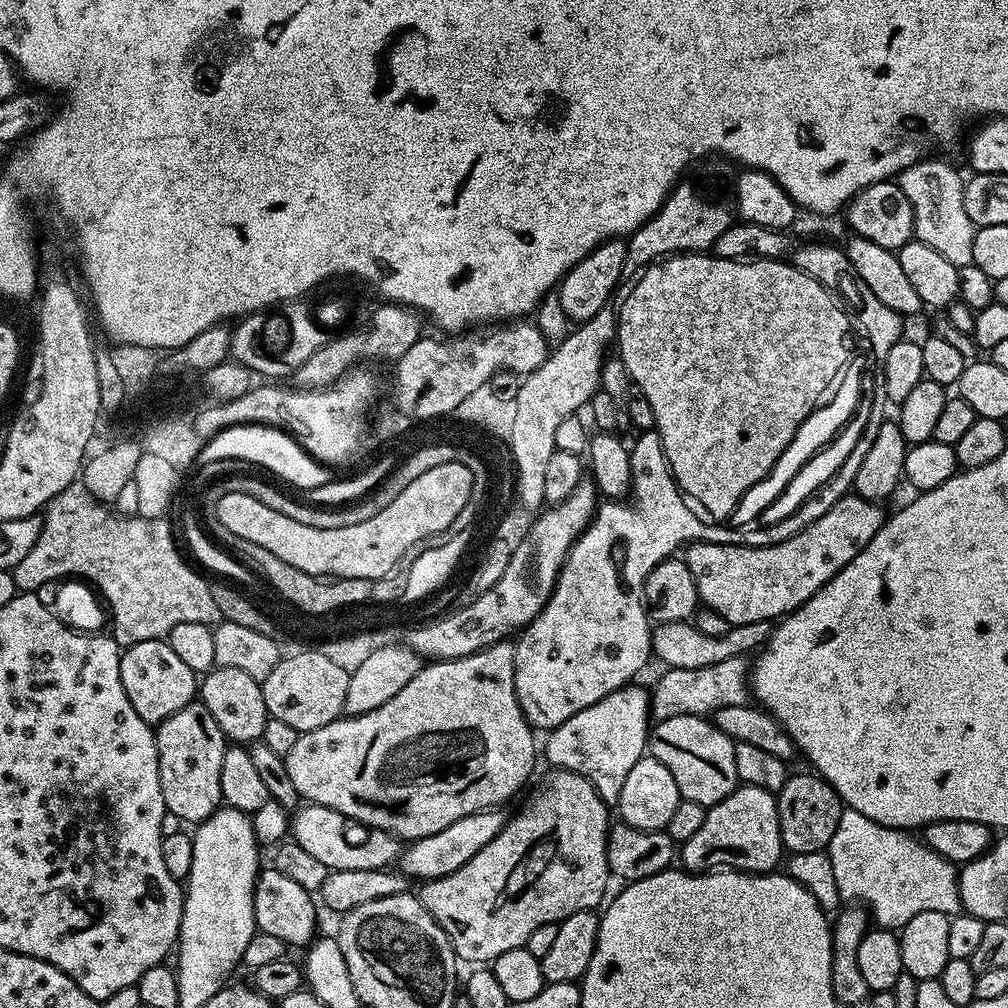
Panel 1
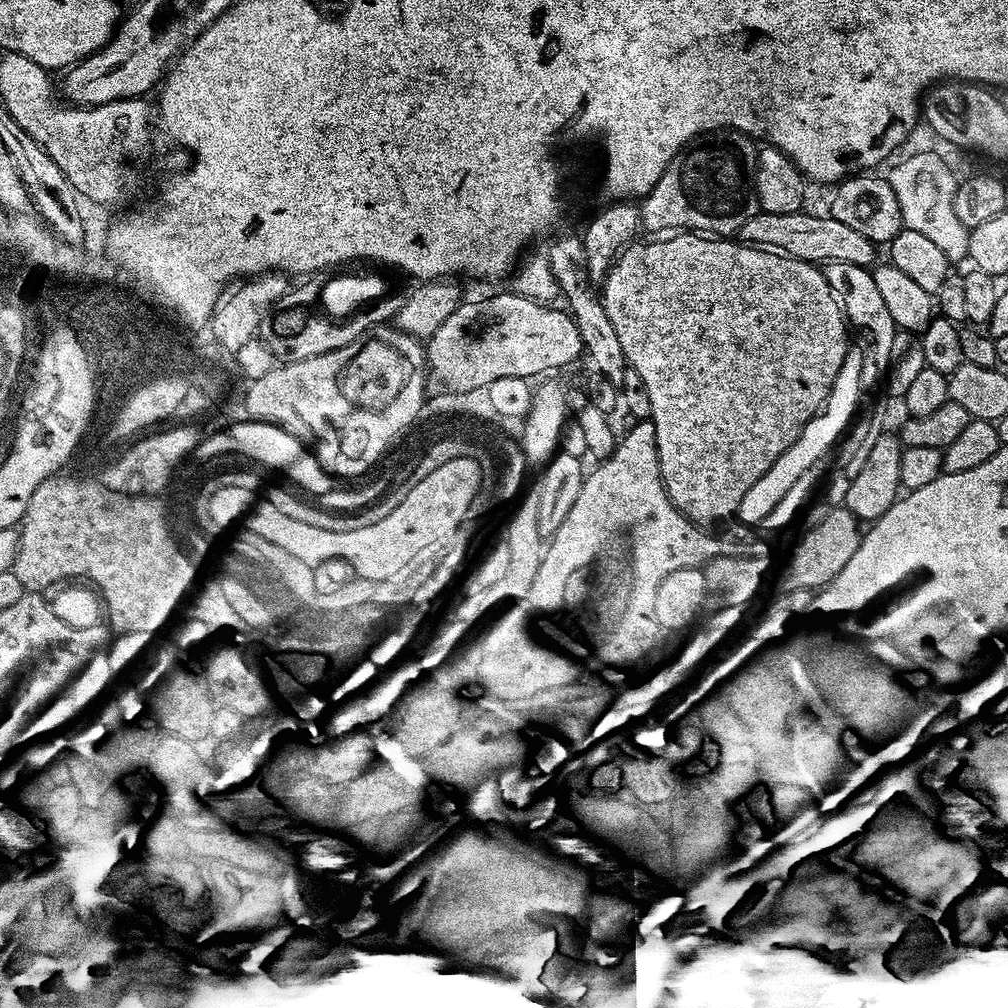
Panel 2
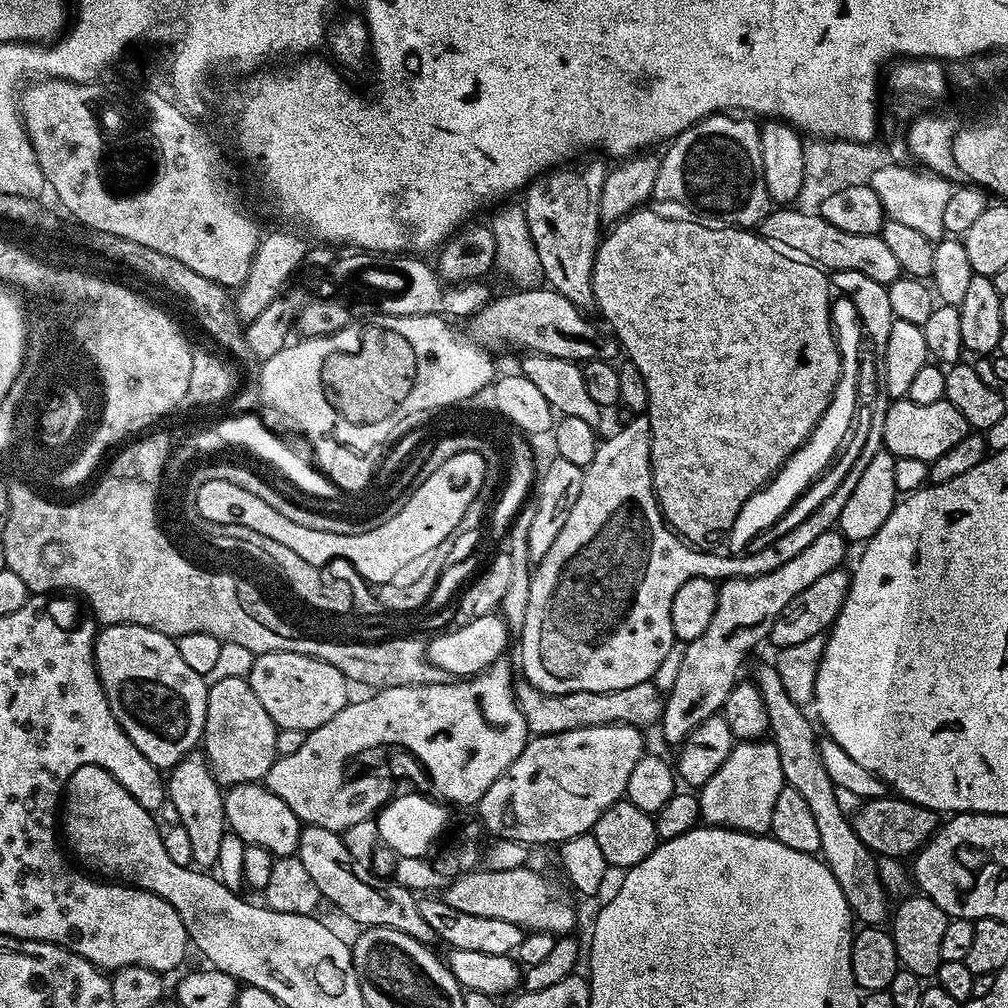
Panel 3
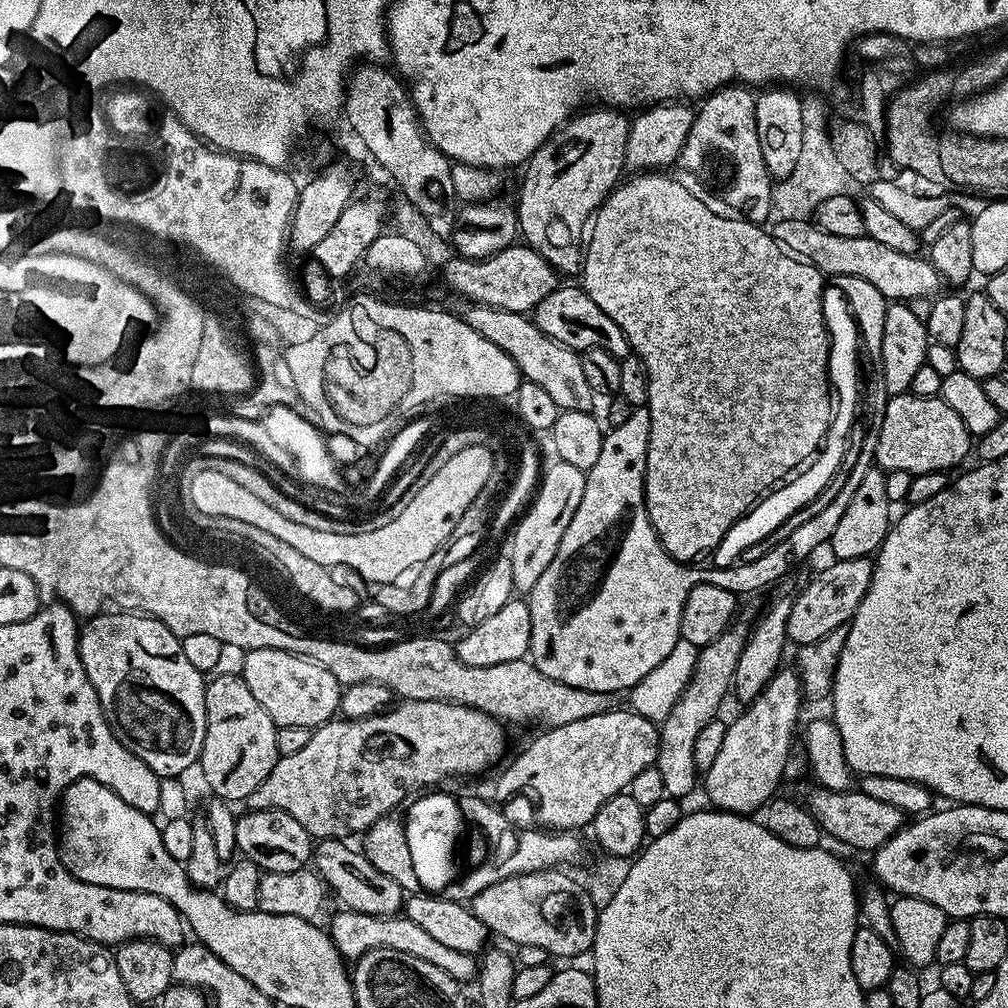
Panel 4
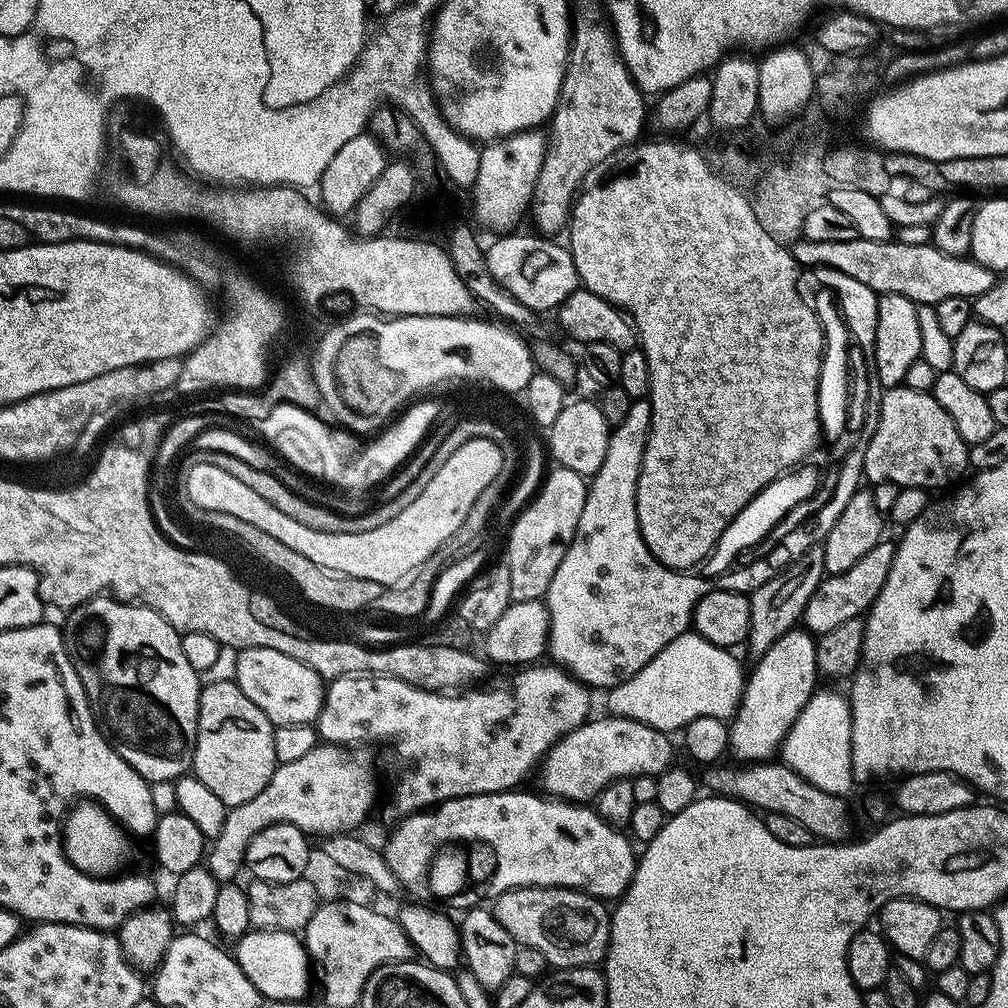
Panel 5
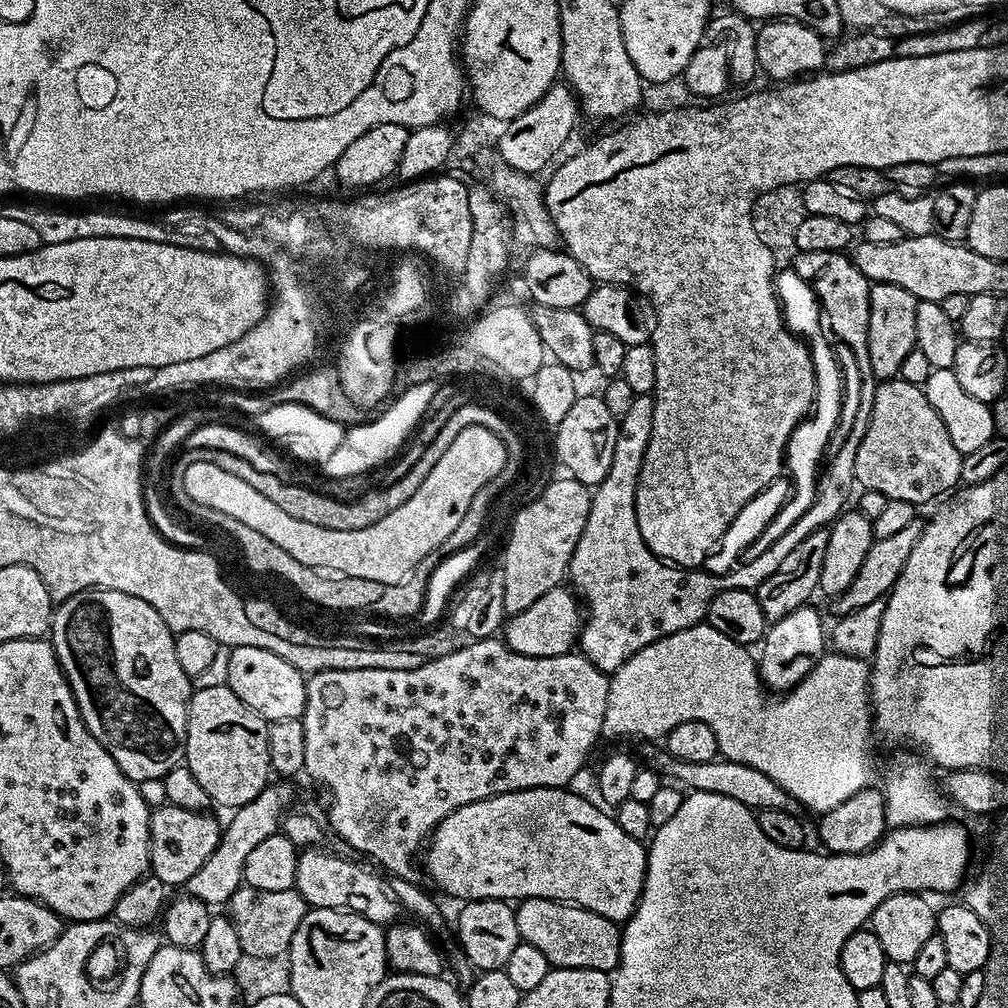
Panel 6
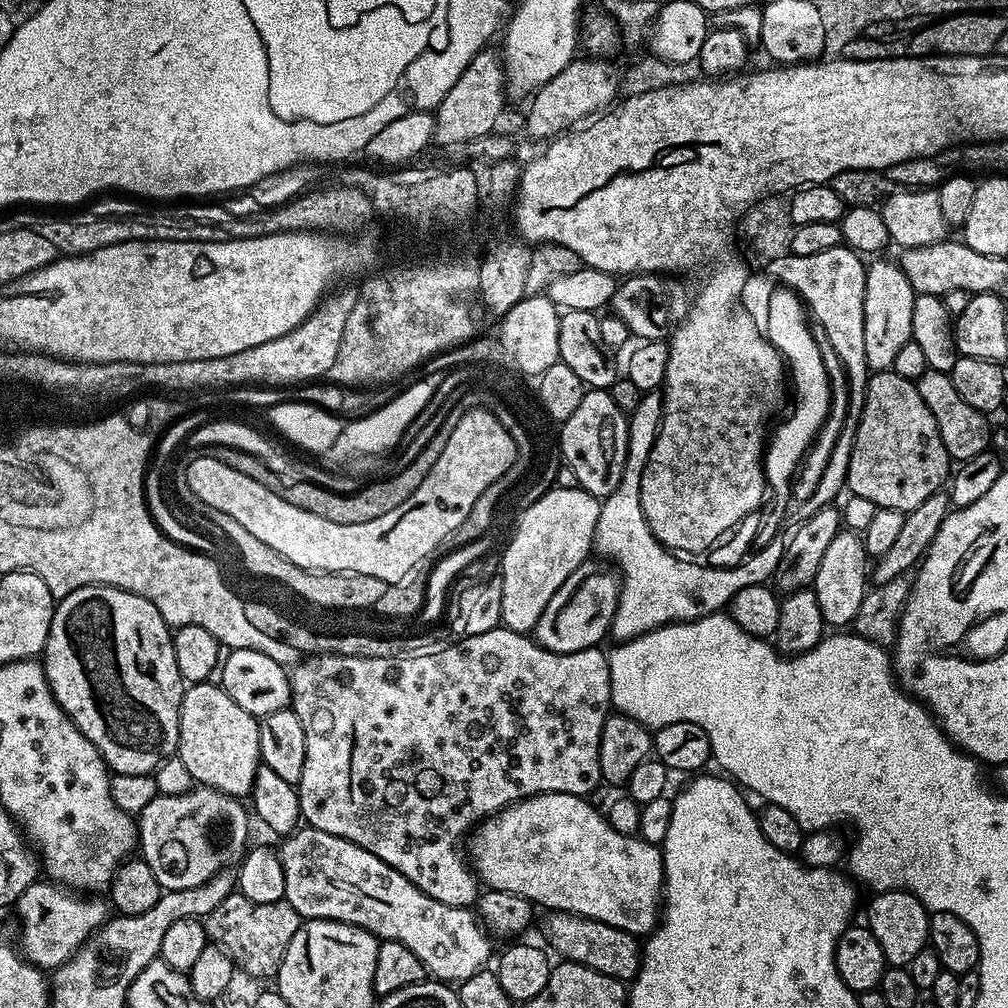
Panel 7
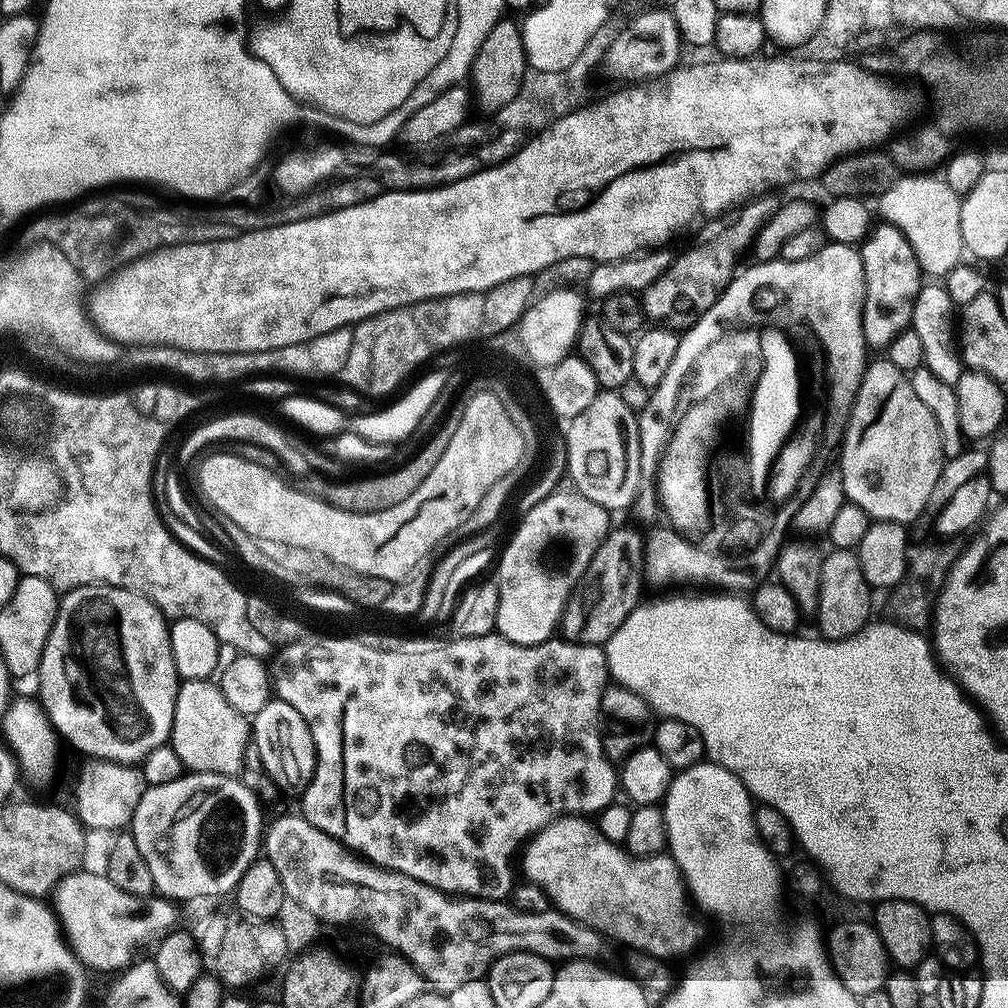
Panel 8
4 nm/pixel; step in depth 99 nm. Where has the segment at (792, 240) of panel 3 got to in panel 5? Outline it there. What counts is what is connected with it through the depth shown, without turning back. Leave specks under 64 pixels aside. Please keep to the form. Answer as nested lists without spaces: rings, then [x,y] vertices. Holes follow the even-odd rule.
[[[800,238],[791,245],[792,257],[797,265],[816,264],[817,269],[829,268],[870,286],[877,294],[902,294],[917,306],[935,306],[942,298],[966,298],[972,300],[978,294],[986,294],[998,279],[997,273],[968,256],[942,254],[931,242],[924,245],[904,245],[895,239],[874,242],[855,239],[850,242],[810,242]]]

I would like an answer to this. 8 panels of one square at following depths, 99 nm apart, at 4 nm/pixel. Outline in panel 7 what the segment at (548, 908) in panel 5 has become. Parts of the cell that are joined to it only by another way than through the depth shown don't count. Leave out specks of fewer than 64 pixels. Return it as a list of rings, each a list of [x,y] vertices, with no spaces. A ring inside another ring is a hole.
[[[549,911],[545,916],[548,916],[544,920],[544,936],[549,944],[547,947],[553,953],[556,951],[560,958],[573,964],[585,964],[587,968],[606,973],[621,982],[635,979],[640,970],[642,948],[639,939],[632,933],[569,912]]]

